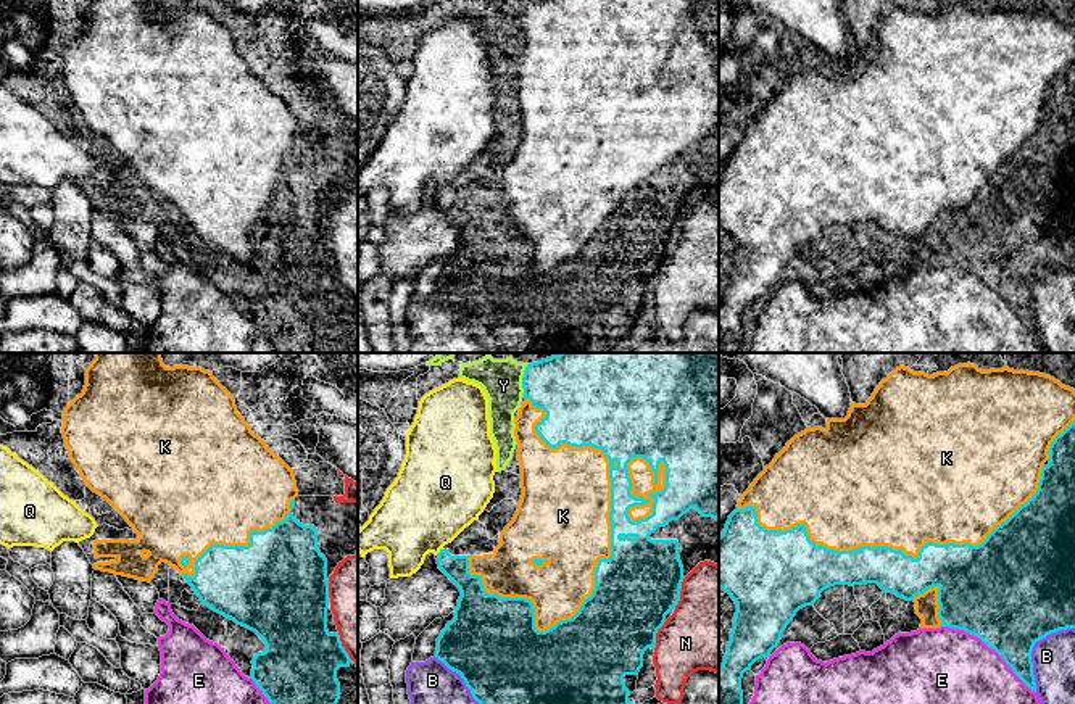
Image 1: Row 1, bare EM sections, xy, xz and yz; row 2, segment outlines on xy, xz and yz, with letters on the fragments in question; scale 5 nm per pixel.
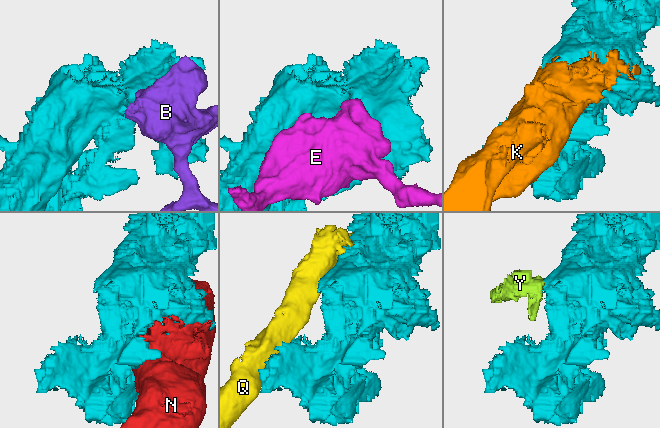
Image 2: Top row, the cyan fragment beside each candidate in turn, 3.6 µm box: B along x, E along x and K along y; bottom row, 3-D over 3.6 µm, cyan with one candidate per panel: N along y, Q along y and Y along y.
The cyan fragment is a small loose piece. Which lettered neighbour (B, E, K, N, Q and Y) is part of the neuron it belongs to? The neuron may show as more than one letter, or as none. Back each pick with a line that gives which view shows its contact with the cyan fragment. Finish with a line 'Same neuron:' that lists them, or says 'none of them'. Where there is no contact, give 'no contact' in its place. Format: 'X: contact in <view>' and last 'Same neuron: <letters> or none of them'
K: contact in xz
Same neuron: K

